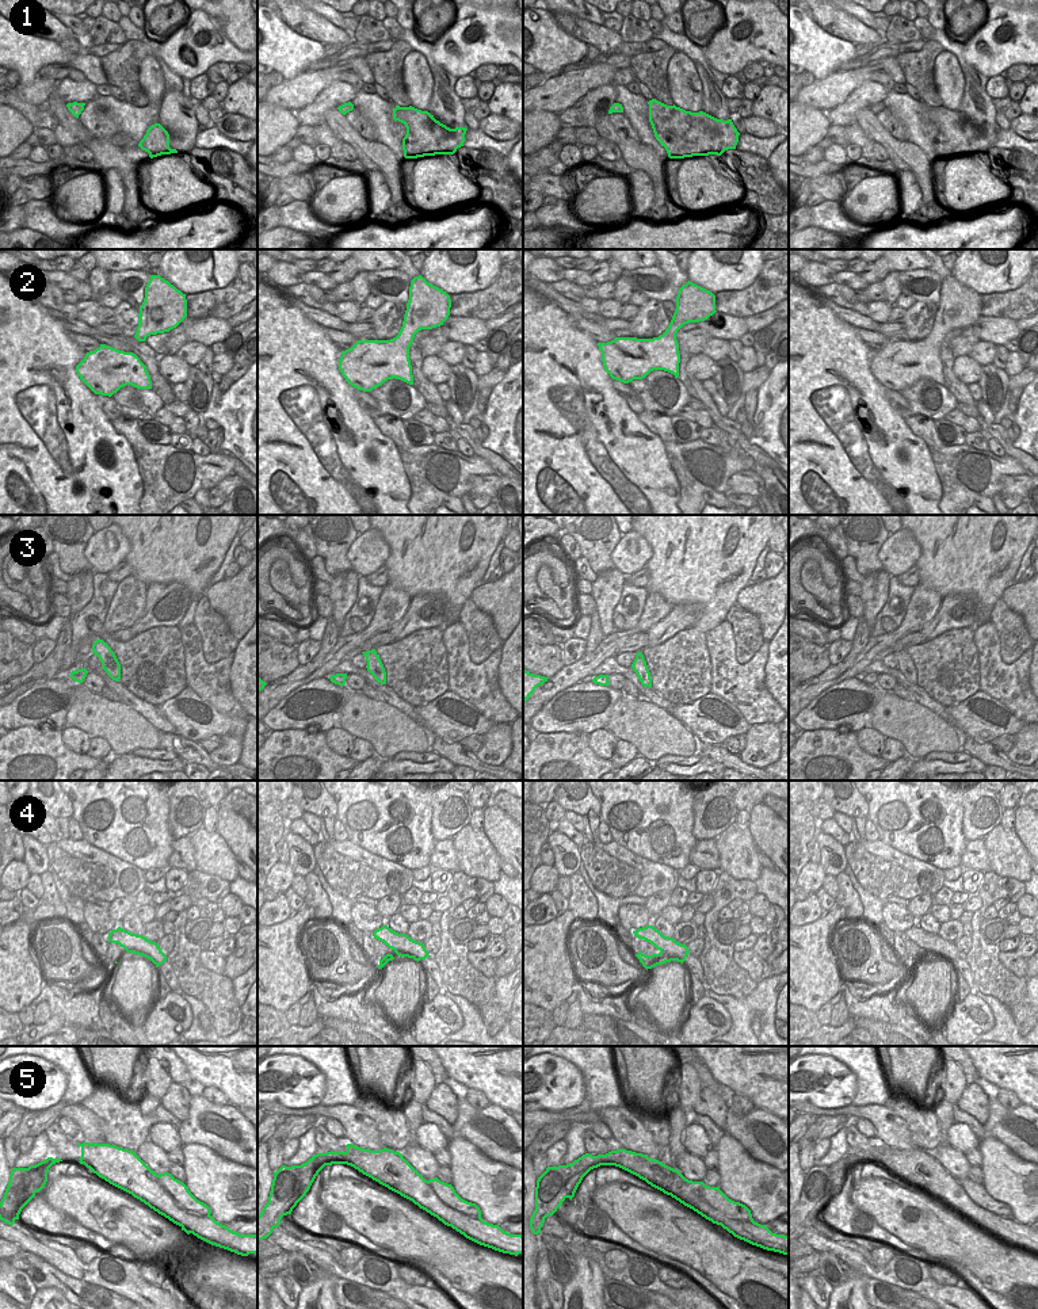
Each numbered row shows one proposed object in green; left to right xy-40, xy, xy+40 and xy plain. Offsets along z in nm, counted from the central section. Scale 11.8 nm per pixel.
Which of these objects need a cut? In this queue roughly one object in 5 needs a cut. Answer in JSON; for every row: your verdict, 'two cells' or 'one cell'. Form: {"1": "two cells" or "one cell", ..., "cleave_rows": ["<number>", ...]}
{"1": "one cell", "2": "one cell", "3": "one cell", "4": "two cells", "5": "two cells", "cleave_rows": ["4", "5"]}

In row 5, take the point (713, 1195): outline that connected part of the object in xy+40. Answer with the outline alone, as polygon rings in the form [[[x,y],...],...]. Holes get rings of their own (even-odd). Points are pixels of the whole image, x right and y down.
[[[702,1182],[701,1194],[707,1203],[710,1203],[714,1209],[722,1211],[726,1217],[732,1220],[745,1221],[749,1224],[748,1228],[751,1229],[766,1230],[766,1225],[760,1225],[753,1221],[751,1210],[745,1205],[729,1199],[720,1190],[720,1187],[710,1187]]]

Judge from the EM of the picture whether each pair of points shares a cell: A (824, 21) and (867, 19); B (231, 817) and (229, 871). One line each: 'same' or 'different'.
A: different
B: different

